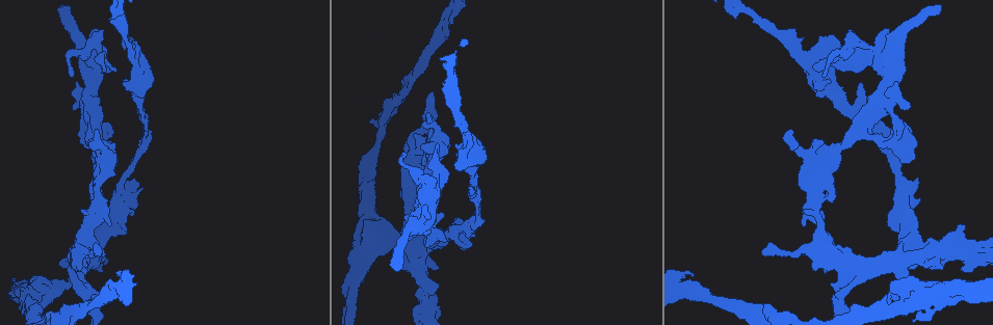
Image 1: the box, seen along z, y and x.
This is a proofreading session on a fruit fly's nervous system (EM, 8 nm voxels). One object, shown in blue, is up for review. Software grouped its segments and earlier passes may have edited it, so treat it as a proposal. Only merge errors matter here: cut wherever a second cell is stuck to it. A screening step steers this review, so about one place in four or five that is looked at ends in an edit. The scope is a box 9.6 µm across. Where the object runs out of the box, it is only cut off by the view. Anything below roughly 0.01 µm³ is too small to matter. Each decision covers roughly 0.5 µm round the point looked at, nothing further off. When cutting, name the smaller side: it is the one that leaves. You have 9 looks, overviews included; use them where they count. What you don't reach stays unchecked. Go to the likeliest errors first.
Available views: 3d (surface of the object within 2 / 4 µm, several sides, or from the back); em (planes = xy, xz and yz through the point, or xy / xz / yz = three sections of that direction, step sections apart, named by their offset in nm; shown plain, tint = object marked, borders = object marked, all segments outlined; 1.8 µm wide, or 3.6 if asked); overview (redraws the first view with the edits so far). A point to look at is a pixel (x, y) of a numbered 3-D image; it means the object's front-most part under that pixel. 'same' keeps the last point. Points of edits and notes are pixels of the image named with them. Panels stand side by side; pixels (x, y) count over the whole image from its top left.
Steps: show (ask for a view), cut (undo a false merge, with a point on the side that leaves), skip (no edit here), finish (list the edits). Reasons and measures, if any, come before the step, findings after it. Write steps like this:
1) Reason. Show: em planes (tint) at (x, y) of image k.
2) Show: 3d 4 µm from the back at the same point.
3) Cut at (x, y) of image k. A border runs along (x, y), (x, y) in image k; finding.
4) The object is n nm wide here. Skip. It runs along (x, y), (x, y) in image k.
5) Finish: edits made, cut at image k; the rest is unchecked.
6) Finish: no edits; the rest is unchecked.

Show: em 3.6 µm planes (tint) at (364, 246) of image 1.

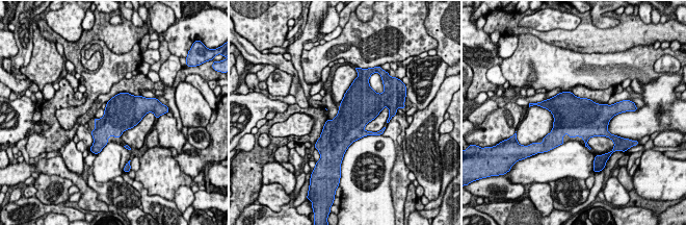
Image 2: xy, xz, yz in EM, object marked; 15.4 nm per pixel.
The object is 500 nm wide here. Skip. Continuous, no second cell.

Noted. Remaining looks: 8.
Show: 3d 4 µm at (429, 308) of image 1.

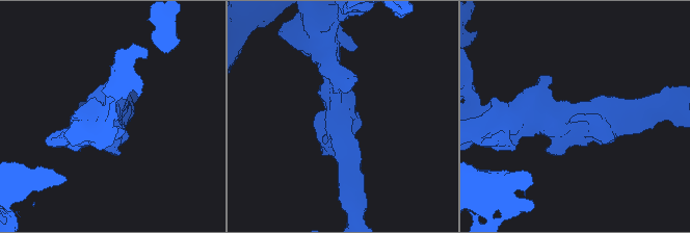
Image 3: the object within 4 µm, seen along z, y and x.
Now the EM. Show: em planes (tint) at (341, 114) of image 3.

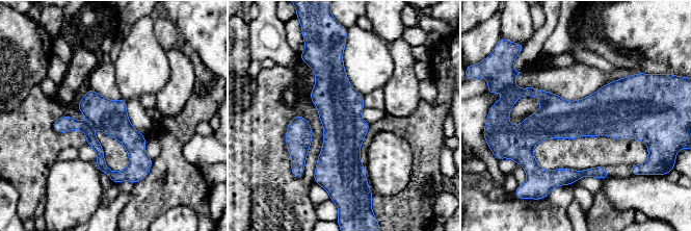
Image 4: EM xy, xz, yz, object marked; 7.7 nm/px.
Skip. It runs along (339, 54), (337, 101), (349, 179) in image 4; continuous, no second cell.

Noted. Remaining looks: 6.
Show: em yz step 8 (tint) at (88, 216) of image 1.

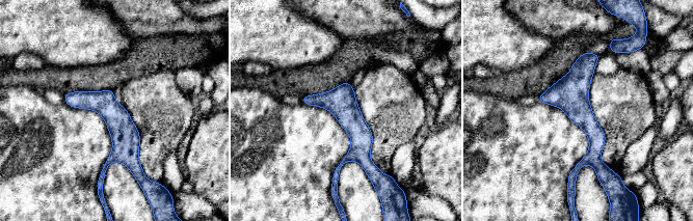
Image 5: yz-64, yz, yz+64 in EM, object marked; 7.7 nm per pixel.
Cut it another way. Show: em planes (tint) at the same point.

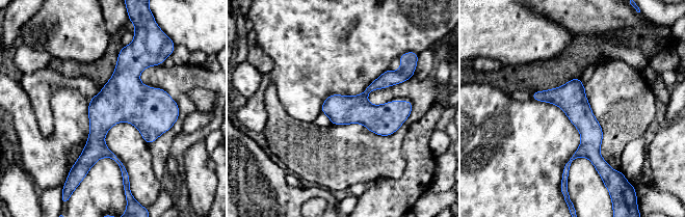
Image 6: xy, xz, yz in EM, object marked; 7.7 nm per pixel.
Skip. It runs along (578, 80), (585, 145), (564, 170) in image 6; all the same cell.

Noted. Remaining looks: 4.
Sudden change in width. Show: 3d 2 µm at (420, 218) of image 1.

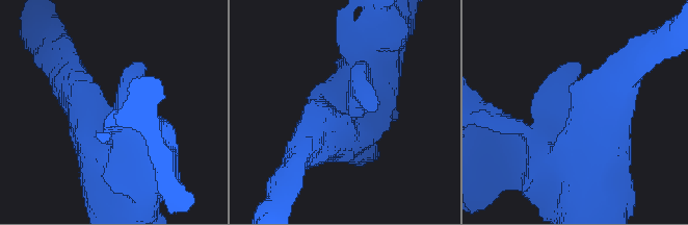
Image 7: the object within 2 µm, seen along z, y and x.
The arms are 240, 480 nm wide. Show: em xy step 16 (tint) at (116, 107) of image 7.

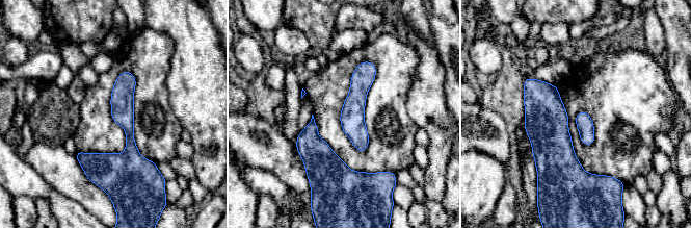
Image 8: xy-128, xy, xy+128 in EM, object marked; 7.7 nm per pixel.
Cut it another way. Show: em planes (borders) at the same point.

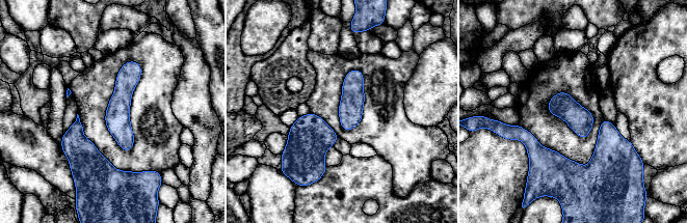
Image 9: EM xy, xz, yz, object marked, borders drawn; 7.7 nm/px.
Skip. It runs along (135, 64), (122, 95), (127, 148) in image 9; one cell here.

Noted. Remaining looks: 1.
Finish: no edits; the rest is unchecked.

